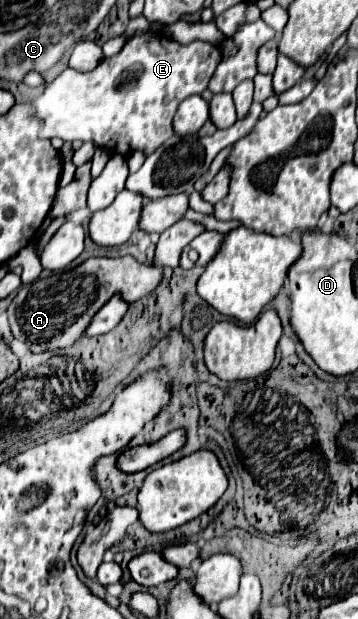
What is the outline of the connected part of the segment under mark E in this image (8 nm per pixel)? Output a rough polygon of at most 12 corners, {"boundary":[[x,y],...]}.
{"boundary":[[133,36],[29,102],[39,136],[151,154],[219,62]]}

